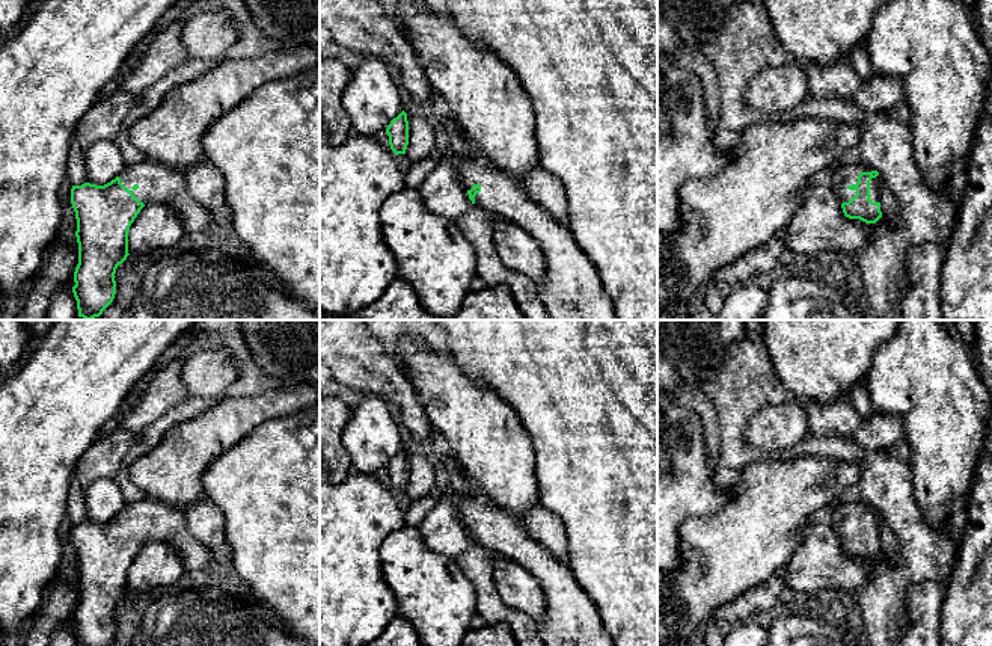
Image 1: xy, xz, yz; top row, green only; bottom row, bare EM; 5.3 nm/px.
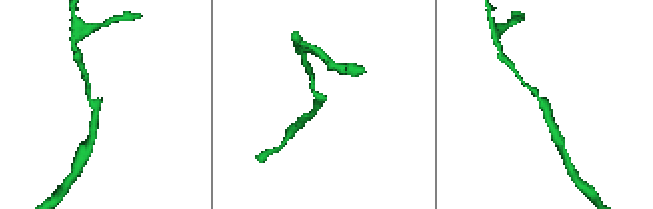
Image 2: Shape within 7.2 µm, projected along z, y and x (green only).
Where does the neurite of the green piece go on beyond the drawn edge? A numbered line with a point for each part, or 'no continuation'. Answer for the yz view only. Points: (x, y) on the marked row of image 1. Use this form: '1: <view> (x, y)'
1: yz (841, 177)

